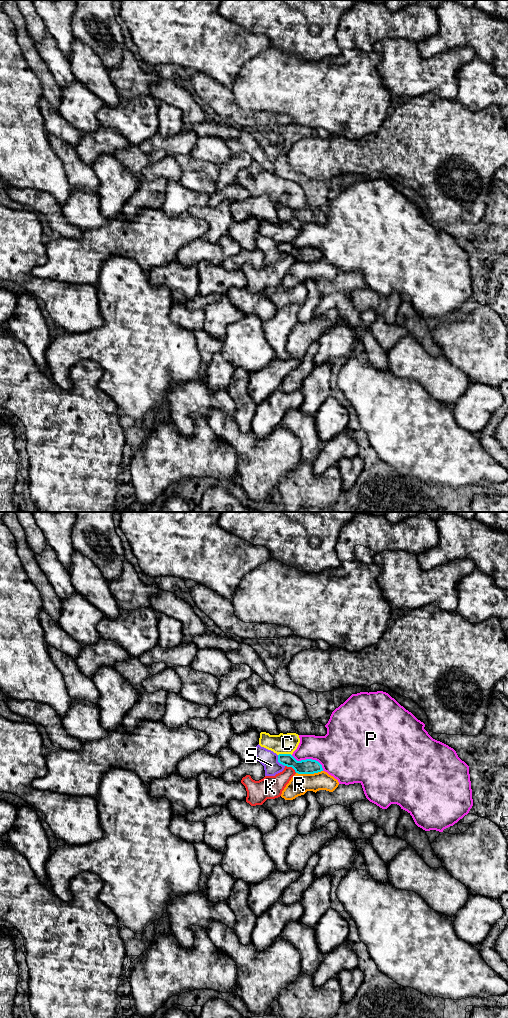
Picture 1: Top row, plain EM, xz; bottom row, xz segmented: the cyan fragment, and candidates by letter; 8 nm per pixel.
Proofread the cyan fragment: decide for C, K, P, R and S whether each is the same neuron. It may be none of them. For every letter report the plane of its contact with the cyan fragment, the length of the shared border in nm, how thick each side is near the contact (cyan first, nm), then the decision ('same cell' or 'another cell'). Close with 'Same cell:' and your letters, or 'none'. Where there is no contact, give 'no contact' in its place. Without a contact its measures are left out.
C: contact in xz; length 110 nm; calibres 120 and 160 nm; another cell
K: contact in xz; length 110 nm; calibres 120 and 190 nm; another cell
P: contact in xz; length 300 nm; calibres 120 and 360 nm; another cell
R: contact in xz; length 220 nm; calibres 120 and 160 nm; another cell
S: contact in xz; length 110 nm; calibres 120 and 140 nm; another cell
Same cell: none

